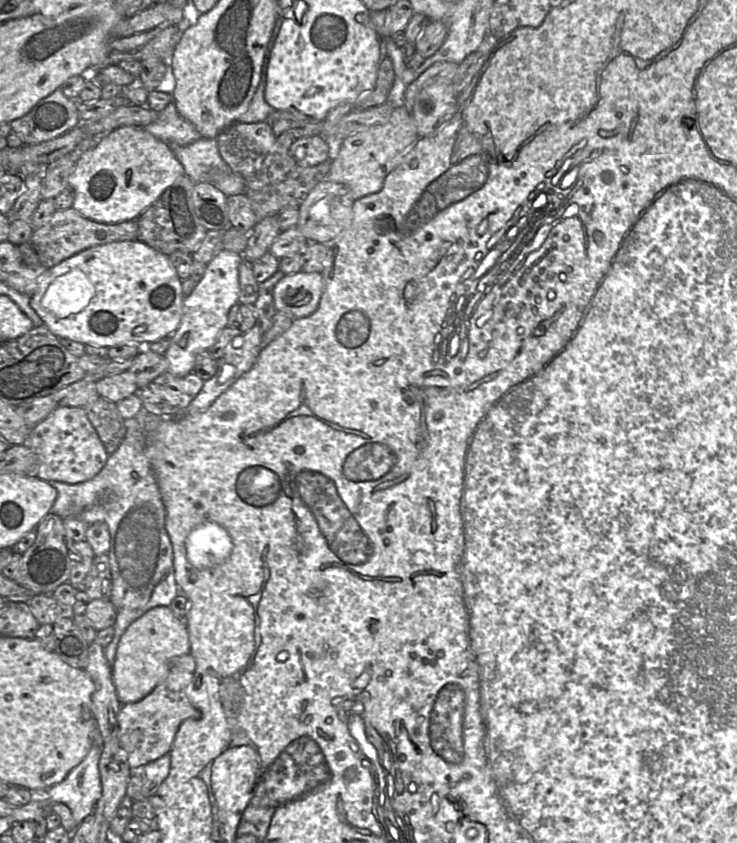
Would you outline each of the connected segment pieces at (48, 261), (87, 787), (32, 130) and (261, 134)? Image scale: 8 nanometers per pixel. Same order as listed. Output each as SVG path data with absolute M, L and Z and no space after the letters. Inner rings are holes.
M71 207L66 210L57 210L44 226L34 230L30 242L38 255L40 263L49 269L85 249L116 241L137 240L137 236L137 220L120 223L100 223L86 218Z
M92 746L86 757L68 773L63 781L48 788L44 793L37 793L45 794L47 803L60 802L67 805L72 812L76 827L94 811L97 802L101 798L102 785L99 772L101 753L102 747Z
M61 88L40 100L26 115L10 122L24 144L38 144L78 127L81 120L77 100L67 98Z
M267 121L258 123L233 123L217 136L221 157L245 180L246 191L258 191L285 179L297 165L288 149L281 146Z

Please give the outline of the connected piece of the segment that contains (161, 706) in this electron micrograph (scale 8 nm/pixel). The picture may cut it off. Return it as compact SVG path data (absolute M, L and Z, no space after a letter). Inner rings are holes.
M189 653L171 660L166 678L147 696L137 702L123 704L118 714L119 739L127 752L130 768L138 768L170 753L180 725L195 715L188 699L187 687L194 675L196 662Z

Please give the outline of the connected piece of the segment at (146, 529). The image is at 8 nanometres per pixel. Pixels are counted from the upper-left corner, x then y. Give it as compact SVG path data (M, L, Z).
M142 408L135 417L125 421L127 430L122 443L109 455L97 475L76 484L48 481L58 491L50 512L62 519L76 517L89 525L98 521L108 525L108 555L113 579L110 600L117 612L113 639L104 649L111 668L120 639L129 625L150 609L169 606L179 594L173 566L173 547L165 526L166 510L146 455L147 433L153 431L163 419L173 417L178 415L154 415Z

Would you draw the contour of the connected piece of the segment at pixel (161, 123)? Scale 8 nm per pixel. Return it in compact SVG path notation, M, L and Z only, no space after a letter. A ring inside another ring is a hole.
M174 101L158 112L158 118L144 129L166 143L173 142L181 146L202 138L194 125L178 113Z

